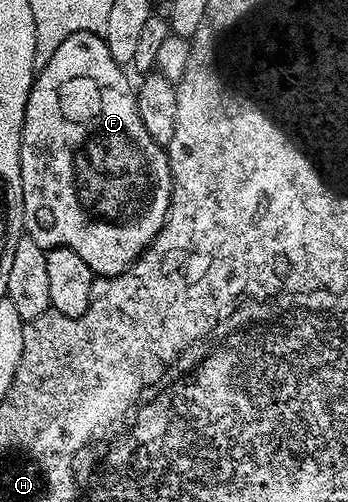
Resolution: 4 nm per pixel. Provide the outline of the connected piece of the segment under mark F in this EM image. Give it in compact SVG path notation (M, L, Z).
M75 33L60 43L59 48L52 55L49 64L44 65L36 73L33 89L27 98L25 111L25 125L21 131L21 185L23 186L23 206L25 207L24 235L31 237L39 246L46 250L50 248L70 248L91 266L91 270L98 277L117 276L125 272L142 256L149 243L159 234L169 217L169 203L173 193L173 179L169 165L169 153L162 145L147 134L147 126L139 118L139 106L134 85L129 85L125 77L126 69L112 60L108 46L105 45L104 35L95 33Z

